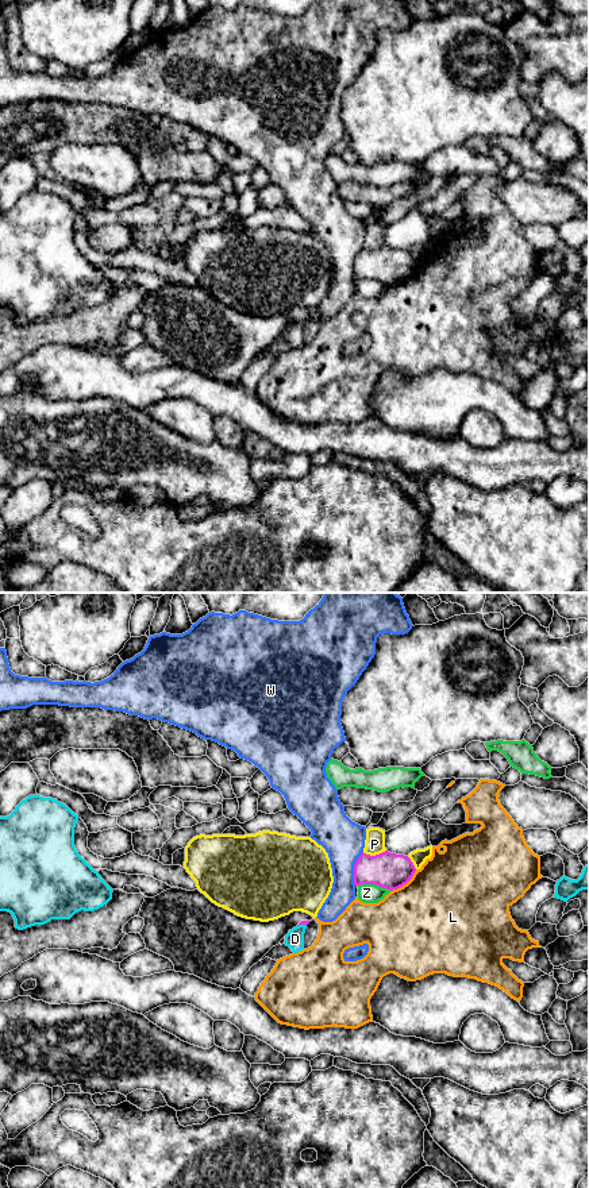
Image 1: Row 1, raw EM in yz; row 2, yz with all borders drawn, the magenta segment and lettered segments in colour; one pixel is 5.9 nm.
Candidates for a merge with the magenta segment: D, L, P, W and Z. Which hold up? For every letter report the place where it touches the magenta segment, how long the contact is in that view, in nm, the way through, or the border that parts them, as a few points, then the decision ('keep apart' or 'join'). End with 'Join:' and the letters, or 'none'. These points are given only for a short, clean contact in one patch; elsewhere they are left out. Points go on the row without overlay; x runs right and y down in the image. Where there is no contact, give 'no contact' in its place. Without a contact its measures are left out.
D: contact yz (301, 319); length 60 nm; border yz (305, 319), (297, 321); keep apart
L: contact yz (404, 278); length 200 nm; keep apart
P: contact yz (376, 250); length 140 nm; keep apart
W: contact yz (354, 263); length 200 nm; keep apart
Z: contact yz (374, 278); length 200 nm; keep apart
Join: none

